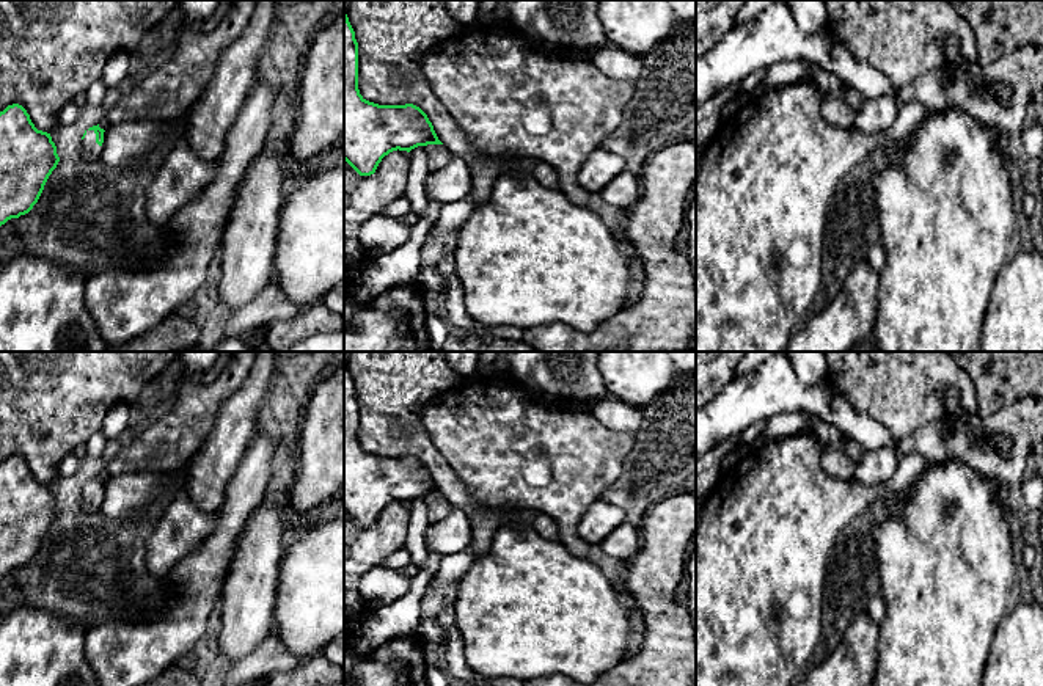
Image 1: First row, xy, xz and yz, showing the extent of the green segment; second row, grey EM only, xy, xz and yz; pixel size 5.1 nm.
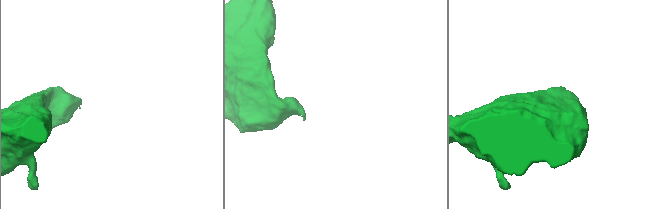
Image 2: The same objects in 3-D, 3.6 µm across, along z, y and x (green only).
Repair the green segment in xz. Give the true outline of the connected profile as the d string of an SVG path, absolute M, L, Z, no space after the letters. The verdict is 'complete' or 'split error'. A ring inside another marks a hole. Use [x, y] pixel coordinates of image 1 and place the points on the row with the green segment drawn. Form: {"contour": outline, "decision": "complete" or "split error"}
{"contour": "M344 5L344 160L360 174L371 176L379 163L393 151L418 146L443 144L427 115L413 104L379 105L366 100L358 89L358 42Z", "decision": "complete"}

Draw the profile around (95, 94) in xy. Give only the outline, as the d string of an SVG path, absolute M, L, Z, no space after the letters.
M99 78L96 80L86 91L85 91L85 97L86 97L86 105L101 105L104 97L105 97L107 88L104 85L104 82Z

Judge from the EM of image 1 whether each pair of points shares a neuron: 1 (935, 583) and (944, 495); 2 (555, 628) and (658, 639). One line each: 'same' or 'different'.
1: same
2: different

